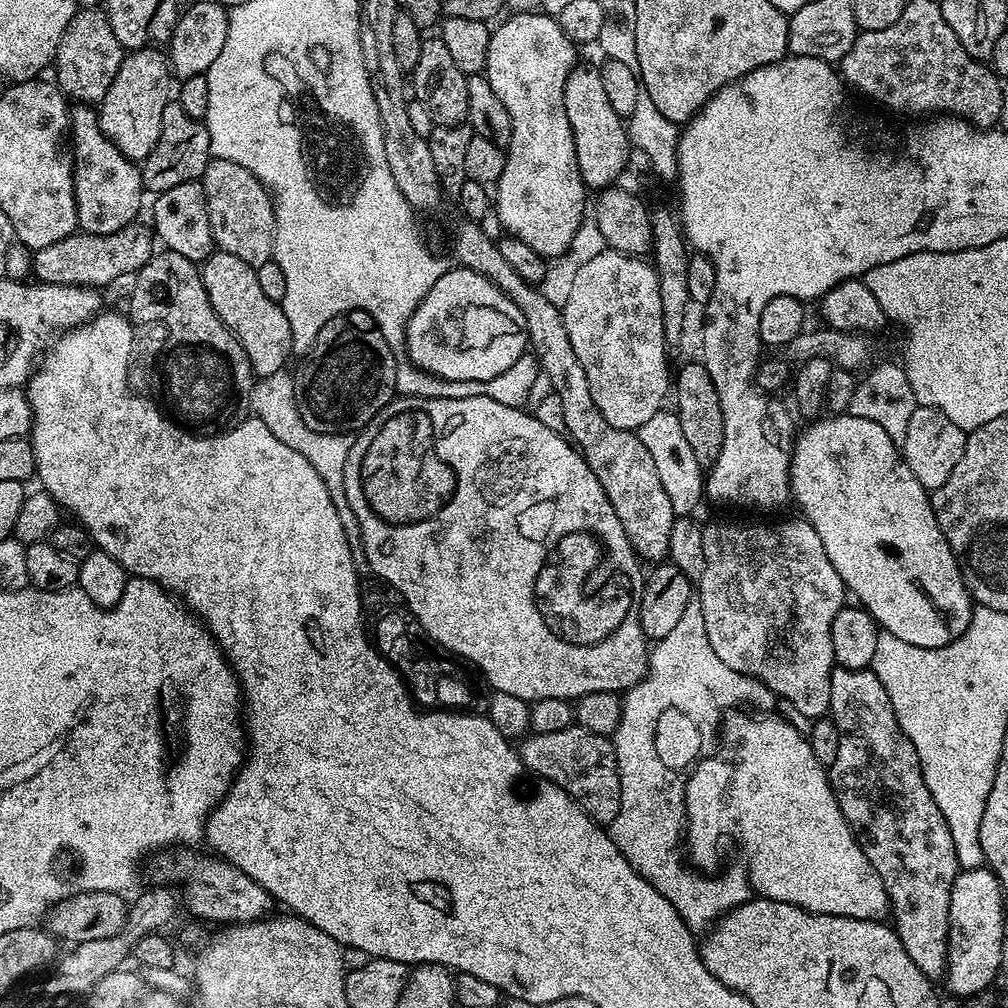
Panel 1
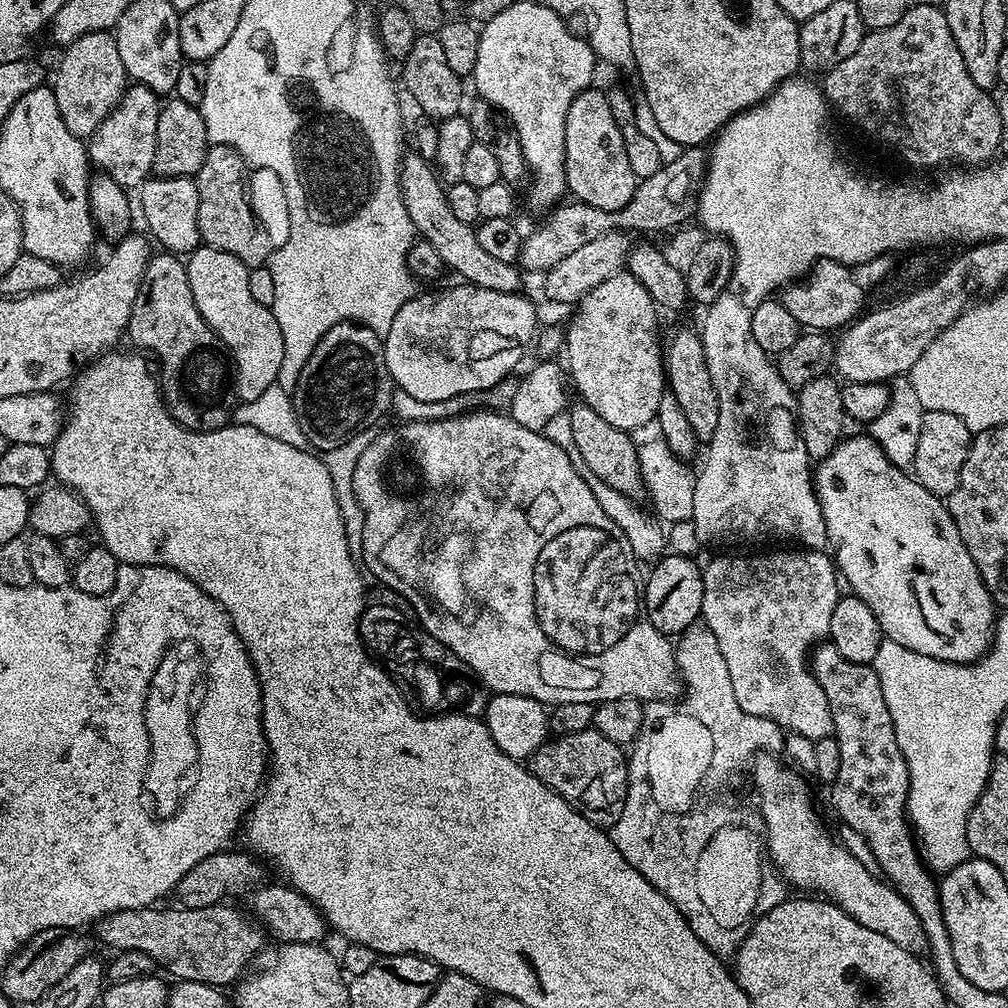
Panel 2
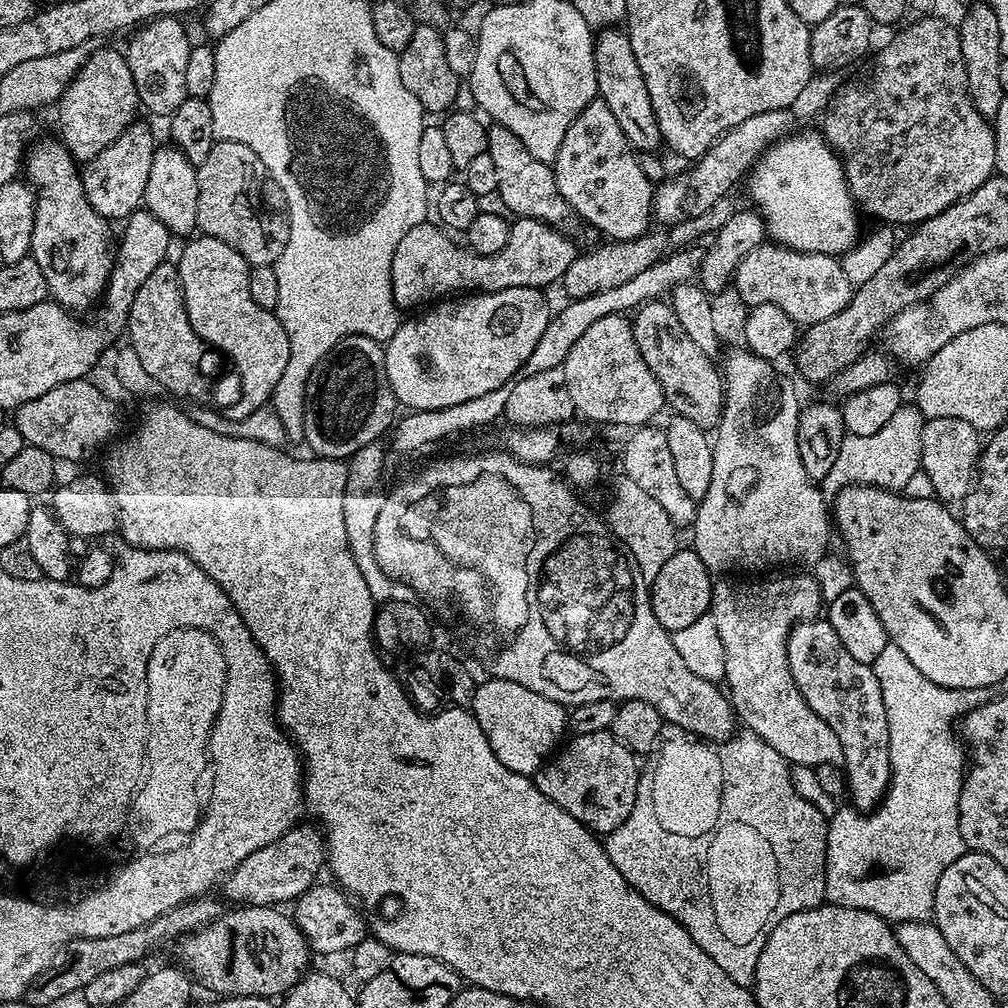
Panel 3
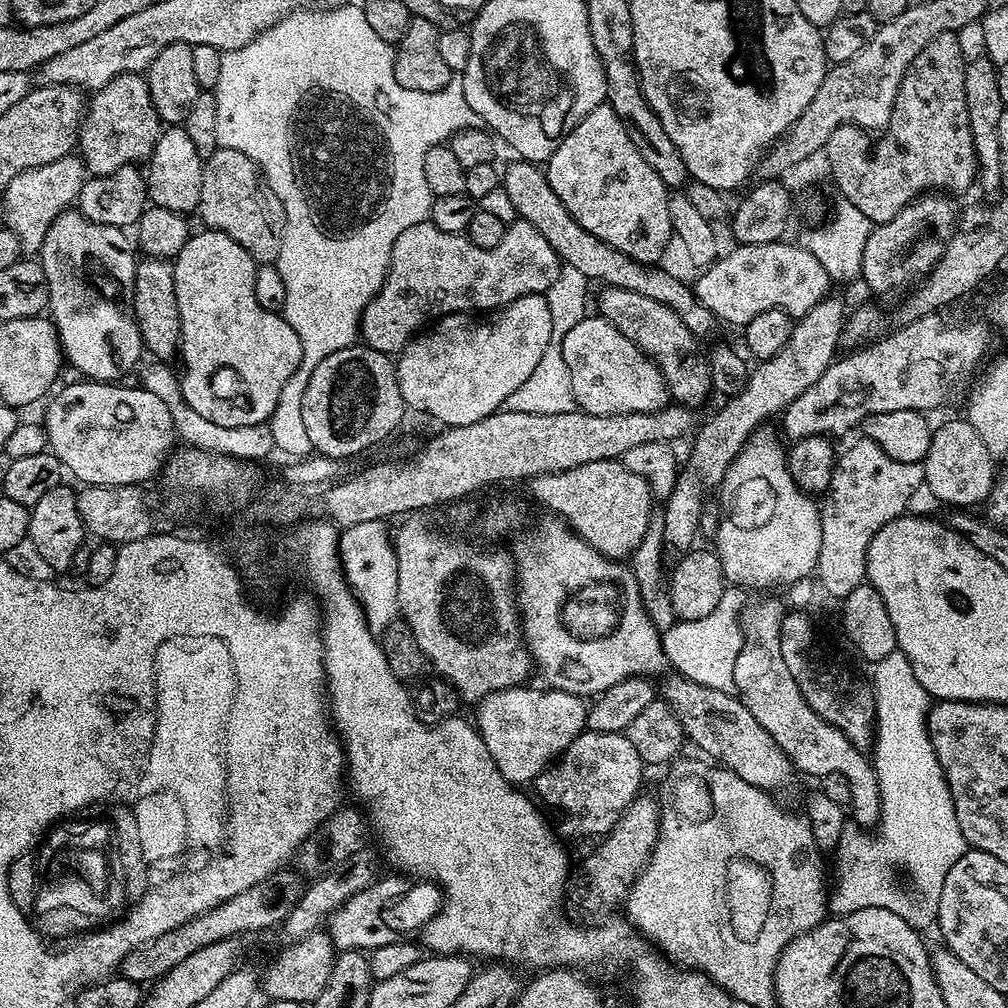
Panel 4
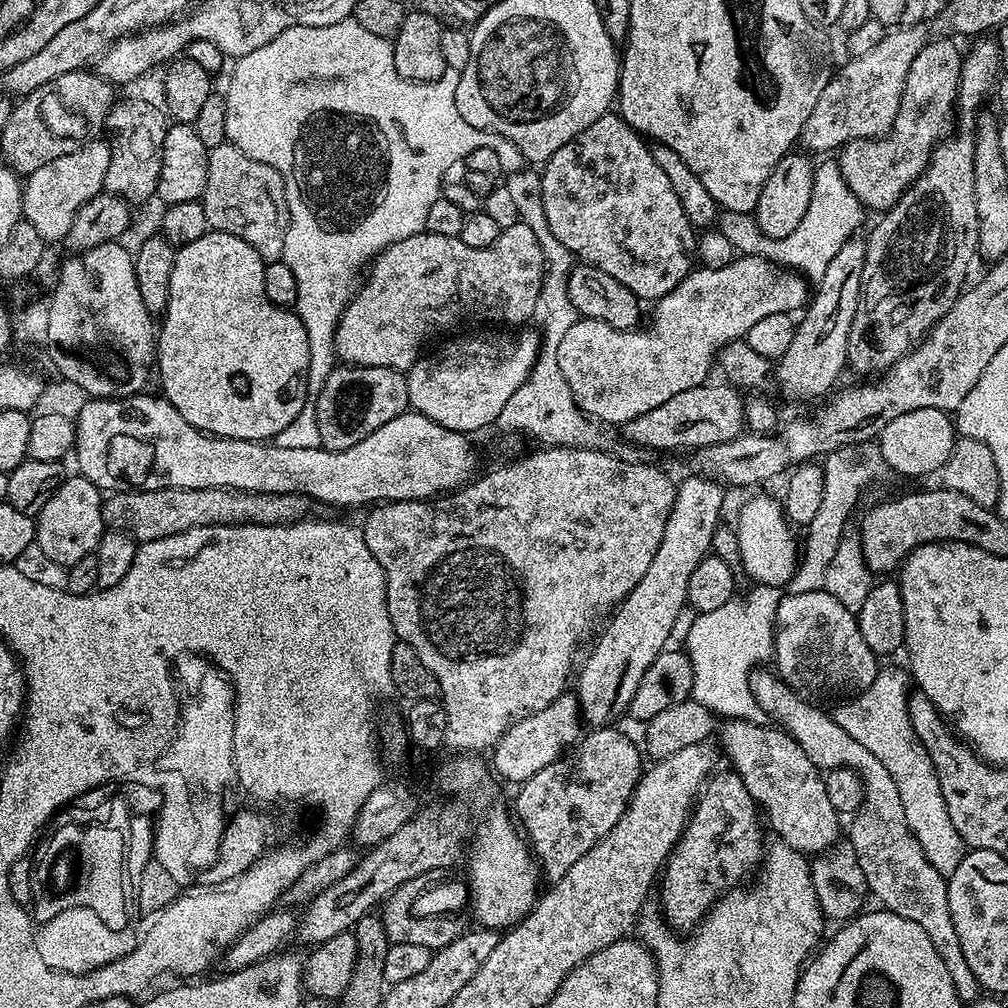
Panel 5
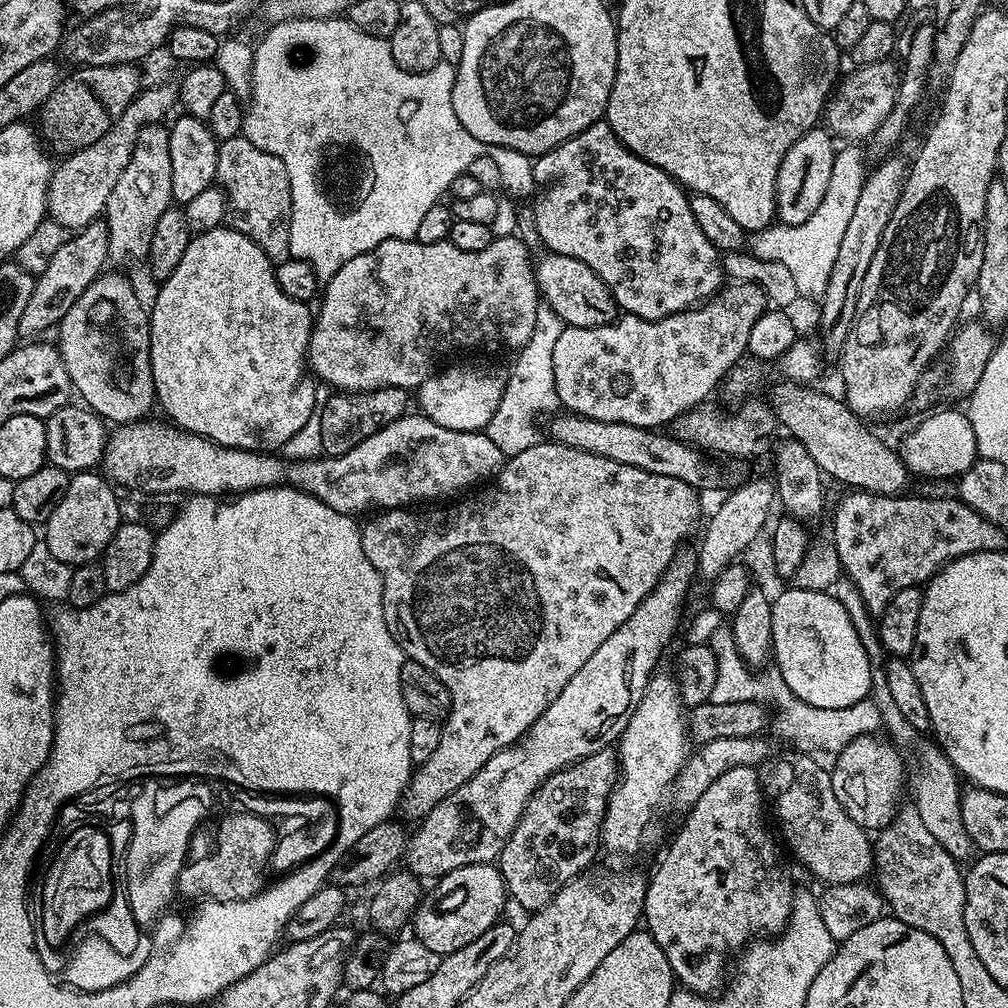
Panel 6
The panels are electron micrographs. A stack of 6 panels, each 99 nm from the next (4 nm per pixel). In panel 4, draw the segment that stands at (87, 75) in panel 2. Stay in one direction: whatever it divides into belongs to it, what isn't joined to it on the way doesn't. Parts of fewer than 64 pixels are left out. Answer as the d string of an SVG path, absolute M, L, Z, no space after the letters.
M123 72L118 78L106 82L106 86L95 89L91 96L84 110L84 120L80 123L78 141L78 155L84 162L87 175L105 176L127 164L139 165L147 161L162 131L162 121L152 105L147 79L138 72Z

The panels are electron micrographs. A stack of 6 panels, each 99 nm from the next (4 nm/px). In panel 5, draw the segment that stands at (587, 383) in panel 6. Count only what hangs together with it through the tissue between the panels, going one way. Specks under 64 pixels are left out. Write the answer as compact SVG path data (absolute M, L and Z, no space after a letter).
M737 255L721 269L700 266L689 272L685 280L678 282L670 294L655 301L653 308L656 309L652 312L649 328L623 332L614 326L606 326L606 322L583 318L576 320L559 343L558 364L573 391L574 402L585 416L608 426L623 426L640 414L662 406L662 402L670 402L674 394L682 394L682 390L705 383L721 347L729 340L747 337L750 326L757 324L761 318L779 312L799 313L810 300L810 284L808 288L807 283L809 281L801 273L765 256Z

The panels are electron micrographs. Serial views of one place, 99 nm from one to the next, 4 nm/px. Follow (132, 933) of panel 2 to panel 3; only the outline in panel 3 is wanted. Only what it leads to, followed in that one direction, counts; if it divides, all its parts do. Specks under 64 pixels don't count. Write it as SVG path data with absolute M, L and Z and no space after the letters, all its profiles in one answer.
M236 906L179 941L179 967L217 997L283 997L309 971L306 938L287 911L276 906Z

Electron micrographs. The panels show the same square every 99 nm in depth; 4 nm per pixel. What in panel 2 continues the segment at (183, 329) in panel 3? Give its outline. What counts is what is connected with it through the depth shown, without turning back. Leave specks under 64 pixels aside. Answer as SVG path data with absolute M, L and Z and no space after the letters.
M156 254L149 260L142 286L138 286L138 298L134 298L126 336L145 348L140 350L149 357L156 356L157 361L167 364L180 364L196 344L208 344L216 337L202 314L198 314L198 306L194 306L188 269L179 255Z

